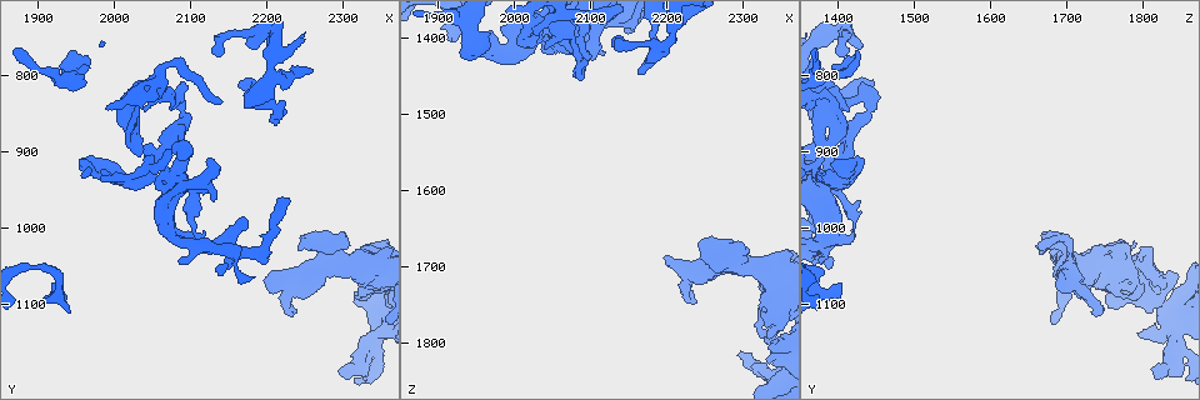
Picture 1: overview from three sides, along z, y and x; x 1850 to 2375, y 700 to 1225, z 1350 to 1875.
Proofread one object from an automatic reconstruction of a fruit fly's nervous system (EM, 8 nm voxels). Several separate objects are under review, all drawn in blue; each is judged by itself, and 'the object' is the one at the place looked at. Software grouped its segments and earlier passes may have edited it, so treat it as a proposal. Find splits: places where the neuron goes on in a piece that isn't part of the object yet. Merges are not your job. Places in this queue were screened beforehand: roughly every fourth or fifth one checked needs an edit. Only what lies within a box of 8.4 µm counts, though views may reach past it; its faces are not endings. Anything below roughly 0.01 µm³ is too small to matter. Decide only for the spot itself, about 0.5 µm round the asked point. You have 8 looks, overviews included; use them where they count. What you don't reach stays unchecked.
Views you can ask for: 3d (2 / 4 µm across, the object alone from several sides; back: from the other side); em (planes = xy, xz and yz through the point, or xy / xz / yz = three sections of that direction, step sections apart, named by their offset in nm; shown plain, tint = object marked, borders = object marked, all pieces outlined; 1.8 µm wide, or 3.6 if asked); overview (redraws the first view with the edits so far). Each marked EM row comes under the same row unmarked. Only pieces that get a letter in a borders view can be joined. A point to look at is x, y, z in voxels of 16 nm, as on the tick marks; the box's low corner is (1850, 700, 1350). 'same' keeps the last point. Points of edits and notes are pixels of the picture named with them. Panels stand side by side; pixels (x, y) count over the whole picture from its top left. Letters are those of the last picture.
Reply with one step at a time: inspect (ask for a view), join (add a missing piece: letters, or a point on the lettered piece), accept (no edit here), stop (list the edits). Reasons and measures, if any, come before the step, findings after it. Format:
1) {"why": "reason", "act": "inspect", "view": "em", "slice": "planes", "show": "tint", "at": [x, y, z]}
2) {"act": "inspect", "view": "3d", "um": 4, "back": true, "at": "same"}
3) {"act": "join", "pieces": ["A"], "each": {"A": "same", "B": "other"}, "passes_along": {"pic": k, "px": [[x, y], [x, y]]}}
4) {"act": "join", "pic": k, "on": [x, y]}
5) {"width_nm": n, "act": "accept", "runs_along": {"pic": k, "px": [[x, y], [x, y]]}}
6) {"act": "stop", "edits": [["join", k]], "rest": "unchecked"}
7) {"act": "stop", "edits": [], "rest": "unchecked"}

{"why": "arms part here", "act": "inspect", "view": "em", "um": 3.6, "slice": "planes", "show": "tint", "at": [2085, 875, 1415]}

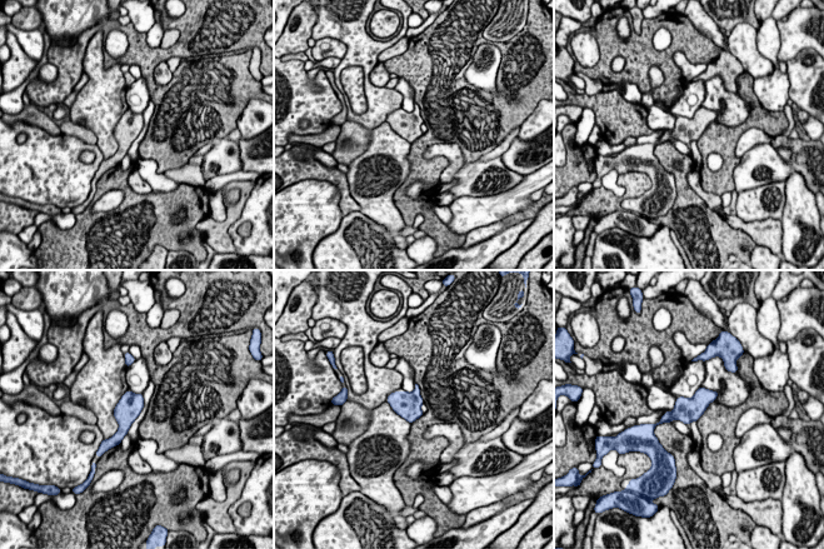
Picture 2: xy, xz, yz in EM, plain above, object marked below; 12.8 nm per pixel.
{"why": "what lies round it", "act": "inspect", "view": "em", "um": 3.6, "slice": "planes", "show": "borders", "at": "same"}

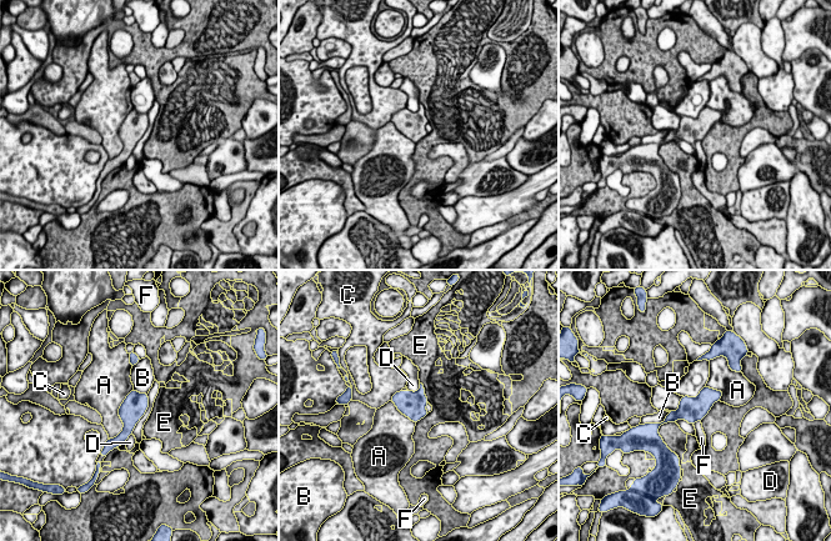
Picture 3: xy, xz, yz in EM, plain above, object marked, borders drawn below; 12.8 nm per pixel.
{"width_nm": 320, "act": "accept", "each": {"A": "other", "B": "other", "C": "other", "D": "other", "E": "other", "F": "other"}, "border": {"pic": 3, "px": [[148, 394], [148, 409], [131, 432]]}, "found": "no lettered piece goes on from it"}

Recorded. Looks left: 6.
{"why": "an open end", "act": "inspect", "view": "em", "slice": "planes", "show": "borders", "at": [2175, 765, 1430]}

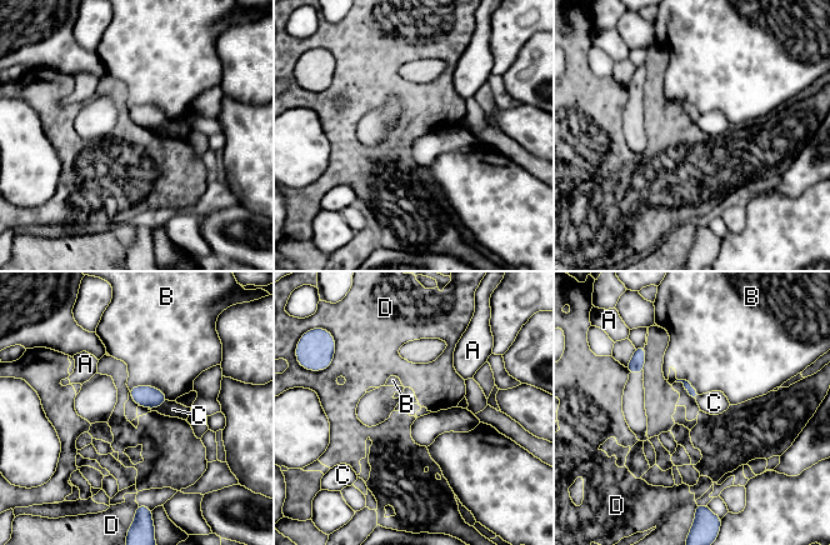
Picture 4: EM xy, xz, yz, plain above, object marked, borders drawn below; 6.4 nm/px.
{"act": "accept", "each": {"A": "other", "B": "other", "C": "other", "D": "other"}, "found": "none of them fits"}

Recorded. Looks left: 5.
{"why": "branch stops here", "act": "inspect", "view": "em", "slice": "xy", "step": 8, "show": "tint", "at": [1915, 1090, 1400]}

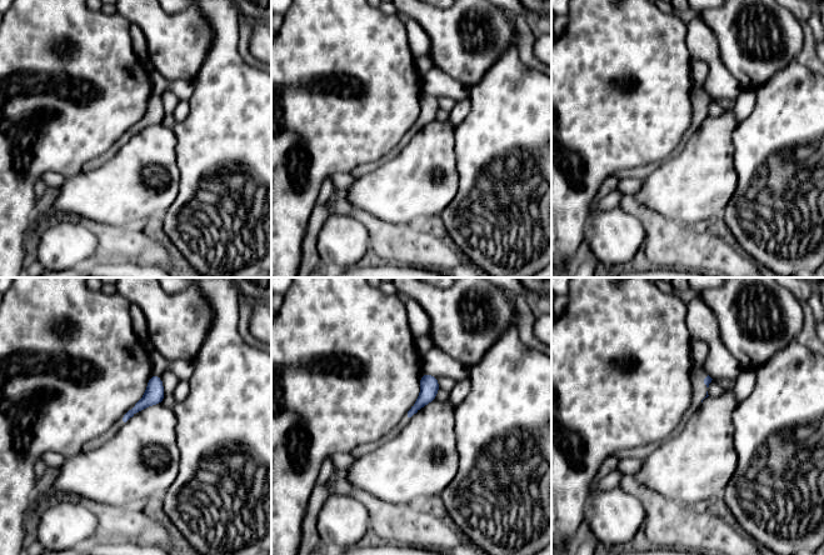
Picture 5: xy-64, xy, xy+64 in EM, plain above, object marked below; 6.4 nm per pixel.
{"why": "what lies round it", "act": "inspect", "view": "em", "slice": "xy", "step": 8, "show": "borders", "at": "same"}

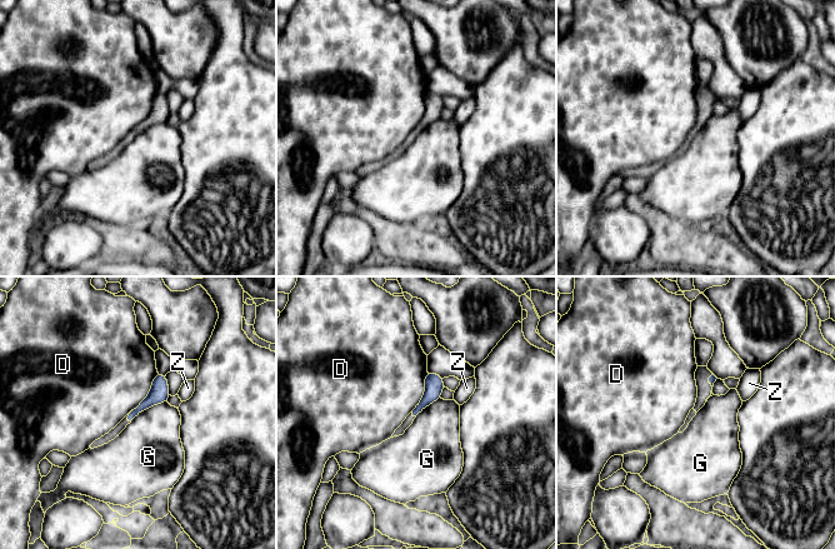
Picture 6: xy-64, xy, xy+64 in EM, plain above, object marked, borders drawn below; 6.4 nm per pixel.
{"act": "accept", "each": {"D": "other", "G": "other", "Z": "other"}, "border": {"pic": 6, "px": [[166, 402], [150, 405], [130, 420]]}, "found": "no lettered piece goes on from it"}

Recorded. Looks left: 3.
{"act": "stop", "edits": [], "rest": "unchecked"}

